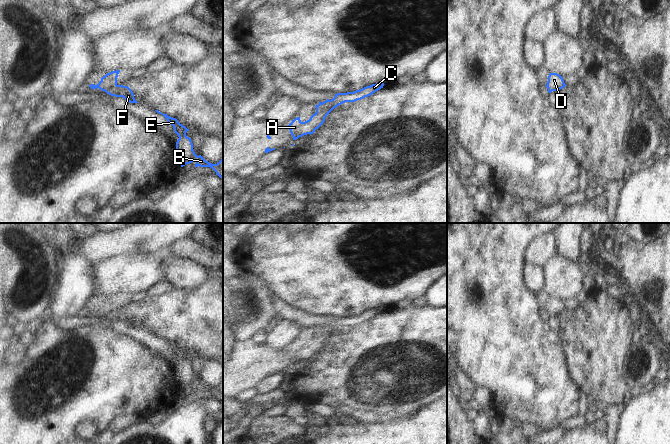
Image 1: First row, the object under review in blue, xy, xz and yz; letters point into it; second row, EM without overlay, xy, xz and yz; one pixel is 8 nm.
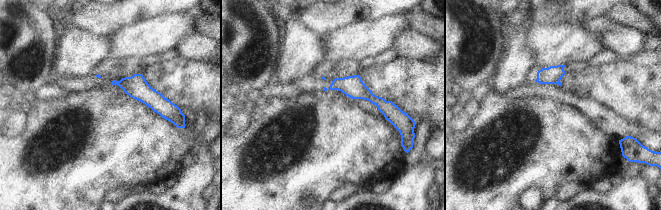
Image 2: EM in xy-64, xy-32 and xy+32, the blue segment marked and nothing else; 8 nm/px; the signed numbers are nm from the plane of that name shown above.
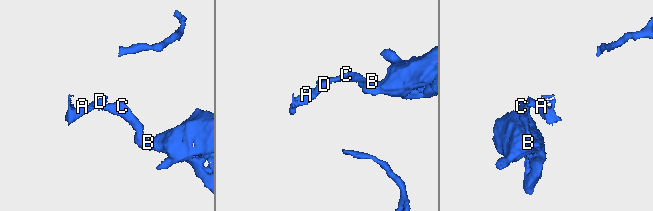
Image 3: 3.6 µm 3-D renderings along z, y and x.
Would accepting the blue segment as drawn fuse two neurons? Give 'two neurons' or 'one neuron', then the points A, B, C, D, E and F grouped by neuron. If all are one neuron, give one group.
two neurons | A D / B C E F

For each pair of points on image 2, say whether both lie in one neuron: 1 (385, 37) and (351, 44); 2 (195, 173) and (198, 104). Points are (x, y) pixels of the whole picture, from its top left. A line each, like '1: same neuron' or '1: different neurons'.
1: same neuron
2: different neurons

